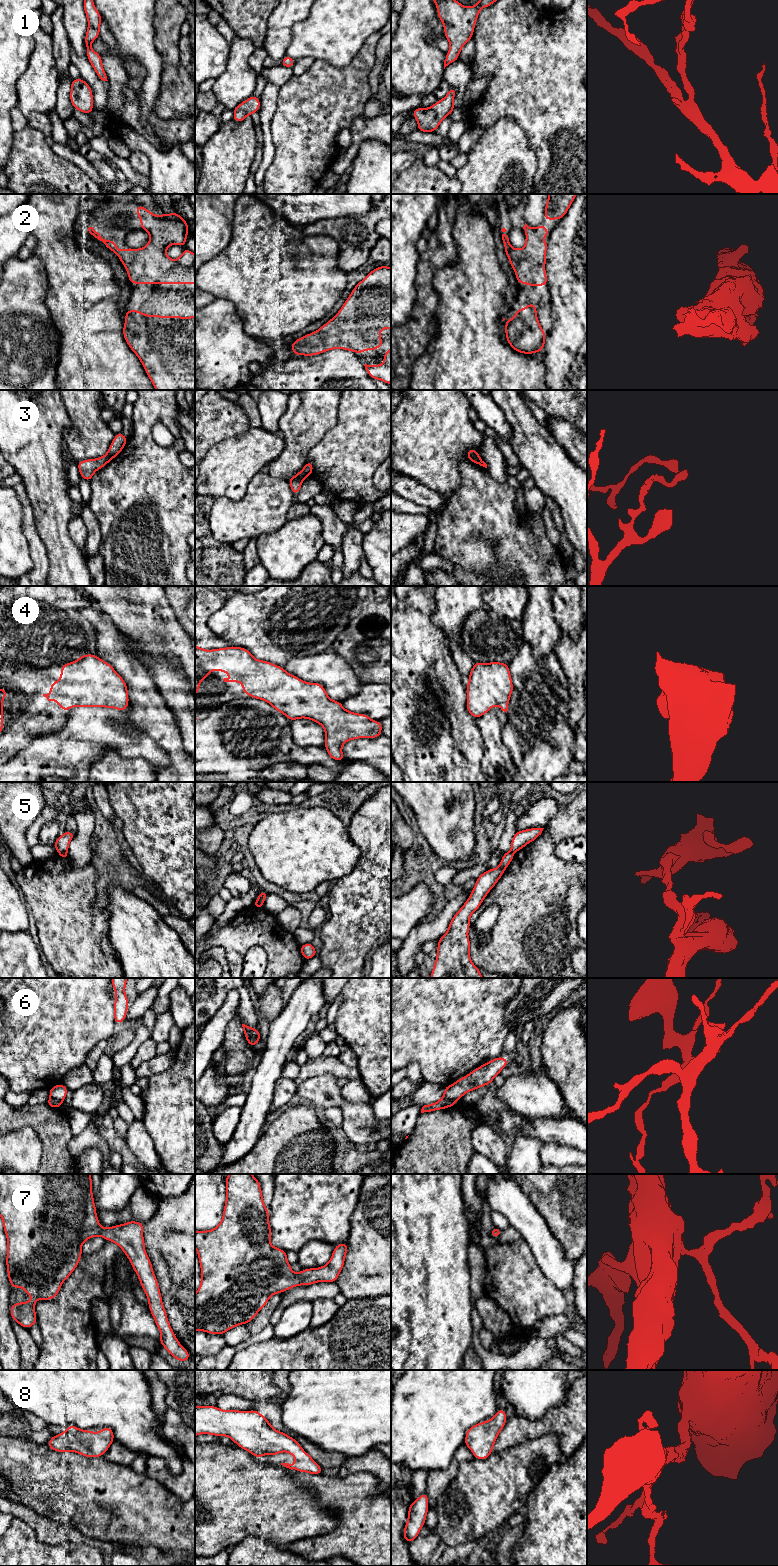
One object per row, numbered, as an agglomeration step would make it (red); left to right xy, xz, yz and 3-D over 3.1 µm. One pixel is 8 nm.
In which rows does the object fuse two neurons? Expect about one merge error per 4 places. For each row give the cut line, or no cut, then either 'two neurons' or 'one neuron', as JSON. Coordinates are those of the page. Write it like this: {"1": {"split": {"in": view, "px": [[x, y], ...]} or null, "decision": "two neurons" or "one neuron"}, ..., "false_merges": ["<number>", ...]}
{"1": {"split": null, "decision": "one neuron"}, "2": {"split": null, "decision": "one neuron"}, "3": {"split": {"in": "yz", "px": [[477, 453], [470, 459]]}, "decision": "two neurons"}, "4": {"split": null, "decision": "one neuron"}, "5": {"split": {"in": "yz", "px": [[511, 850], [513, 853]]}, "decision": "two neurons"}, "6": {"split": {"in": "xy", "px": [[50, 1096], [61, 1103]]}, "decision": "two neurons"}, "7": {"split": null, "decision": "one neuron"}, "8": {"split": null, "decision": "one neuron"}, "false_merges": ["3", "5", "6"]}

